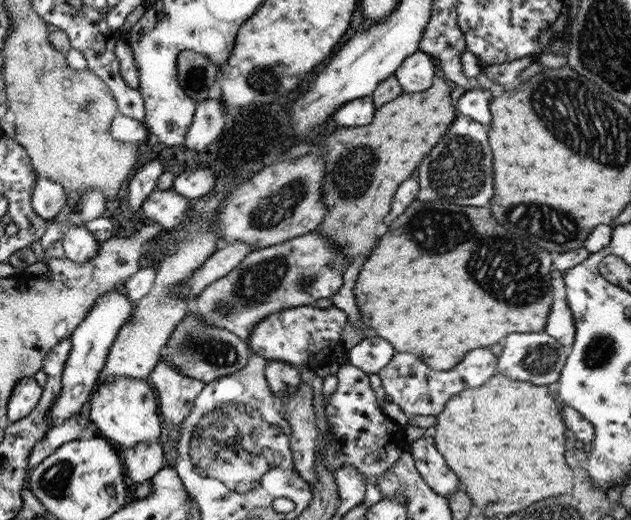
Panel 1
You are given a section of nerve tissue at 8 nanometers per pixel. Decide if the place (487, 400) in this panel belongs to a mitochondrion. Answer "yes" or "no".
no

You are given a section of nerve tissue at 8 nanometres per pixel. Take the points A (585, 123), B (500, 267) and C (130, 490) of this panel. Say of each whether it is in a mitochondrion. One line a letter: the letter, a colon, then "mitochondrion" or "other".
A: mitochondrion
B: mitochondrion
C: other

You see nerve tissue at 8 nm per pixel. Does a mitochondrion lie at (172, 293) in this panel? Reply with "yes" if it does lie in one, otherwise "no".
no

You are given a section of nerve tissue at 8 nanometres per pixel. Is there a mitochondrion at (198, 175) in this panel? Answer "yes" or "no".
no

